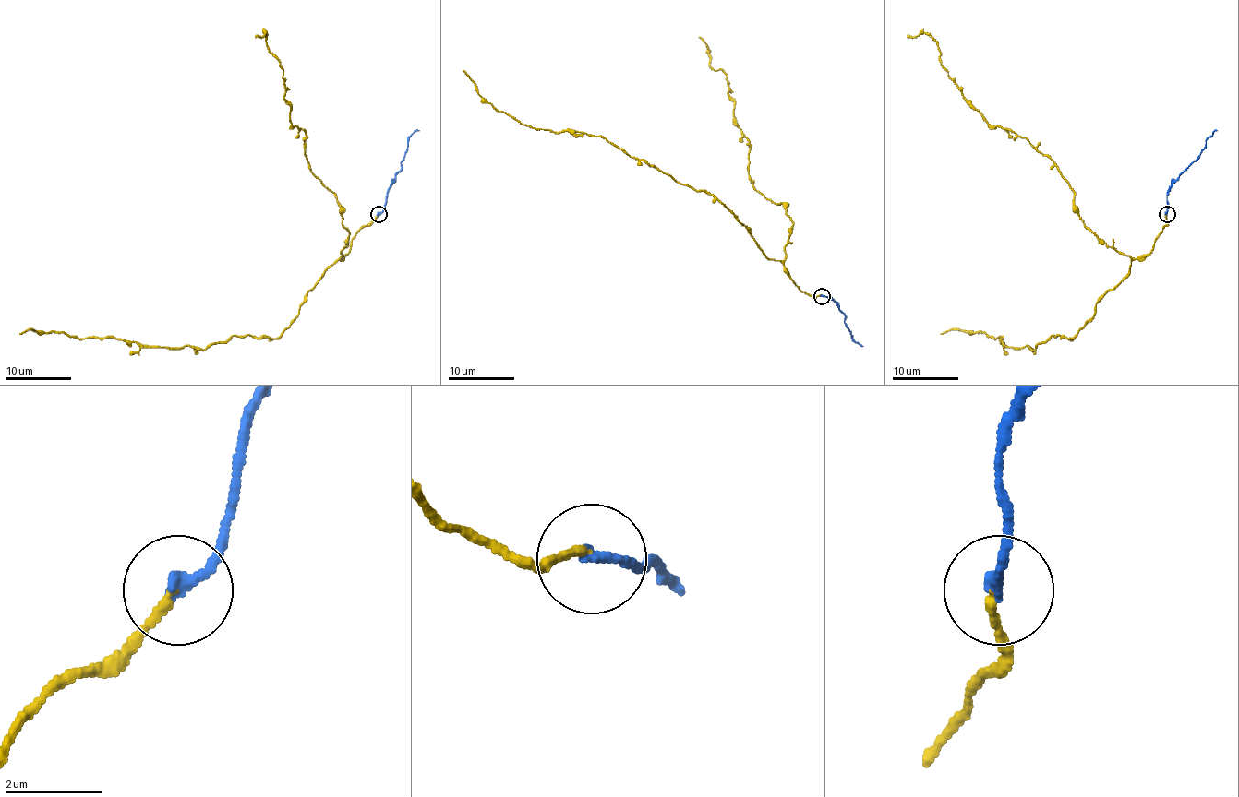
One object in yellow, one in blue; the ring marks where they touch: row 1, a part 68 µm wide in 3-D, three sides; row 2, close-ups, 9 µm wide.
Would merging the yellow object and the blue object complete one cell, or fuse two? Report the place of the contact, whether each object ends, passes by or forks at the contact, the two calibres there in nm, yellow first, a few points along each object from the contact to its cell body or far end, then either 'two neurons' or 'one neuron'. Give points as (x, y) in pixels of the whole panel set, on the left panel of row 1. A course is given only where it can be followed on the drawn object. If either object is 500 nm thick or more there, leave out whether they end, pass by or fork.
place (378, 214); yellow ends; blue ends; calibres 150 and 260 nm; course yellow (378, 215), (325, 271), (300, 304), (297, 317), (277, 338), (231, 336), (200, 350), (34, 329), (19, 334); course blue (378, 215), (385, 203), (389, 186), (402, 168), (400, 161), (407, 151), (407, 140), (418, 130); one neuron

